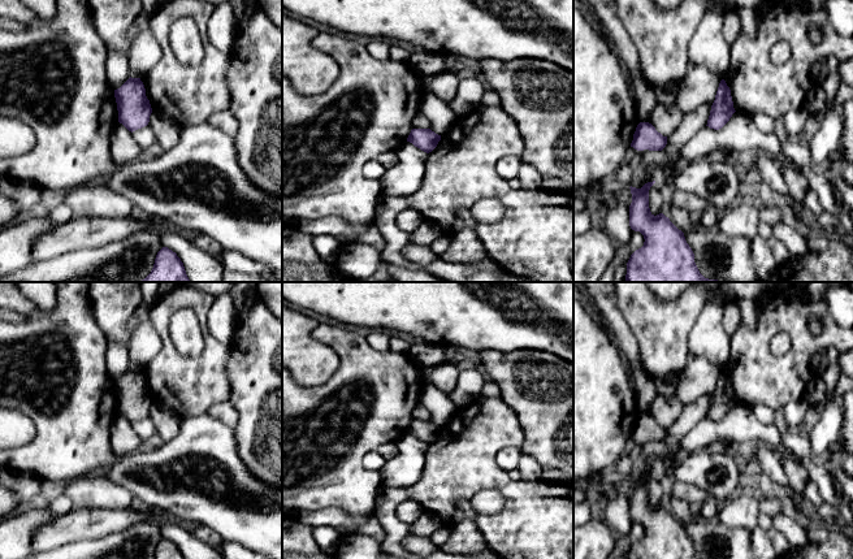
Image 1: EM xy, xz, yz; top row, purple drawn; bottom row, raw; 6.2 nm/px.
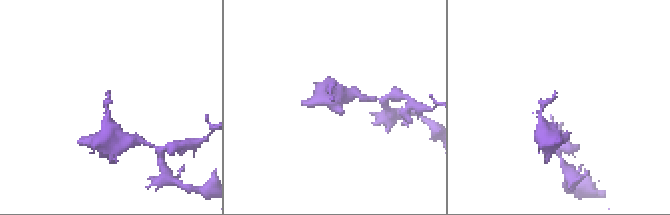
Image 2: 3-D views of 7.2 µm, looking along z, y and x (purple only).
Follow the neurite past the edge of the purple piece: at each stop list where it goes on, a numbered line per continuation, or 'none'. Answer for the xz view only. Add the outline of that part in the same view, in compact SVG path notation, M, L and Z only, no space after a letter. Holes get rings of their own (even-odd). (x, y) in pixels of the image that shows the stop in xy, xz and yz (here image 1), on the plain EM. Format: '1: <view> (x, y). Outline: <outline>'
none

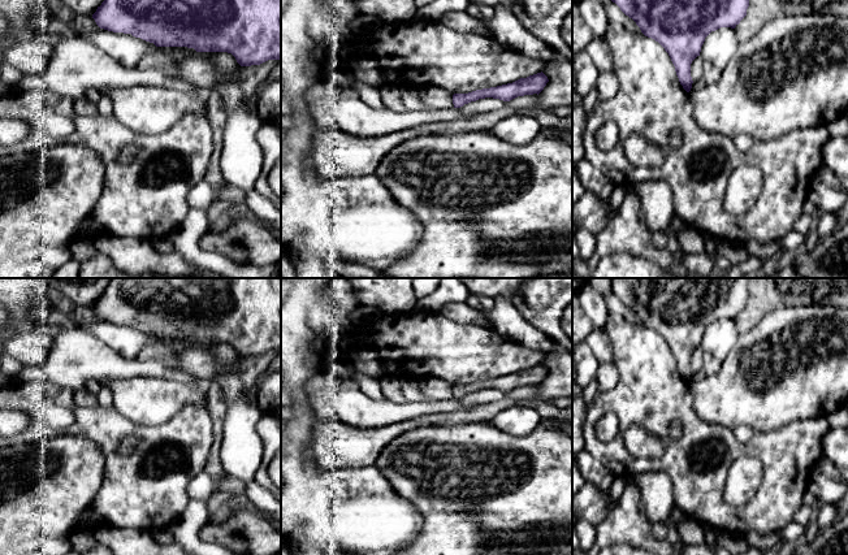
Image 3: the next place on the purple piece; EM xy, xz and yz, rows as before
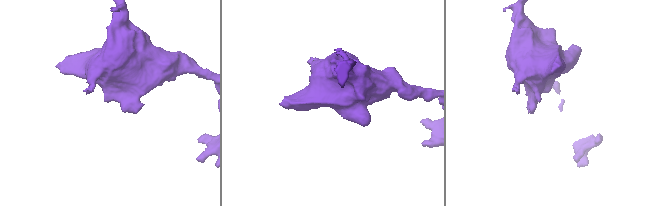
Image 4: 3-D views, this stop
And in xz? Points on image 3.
none

